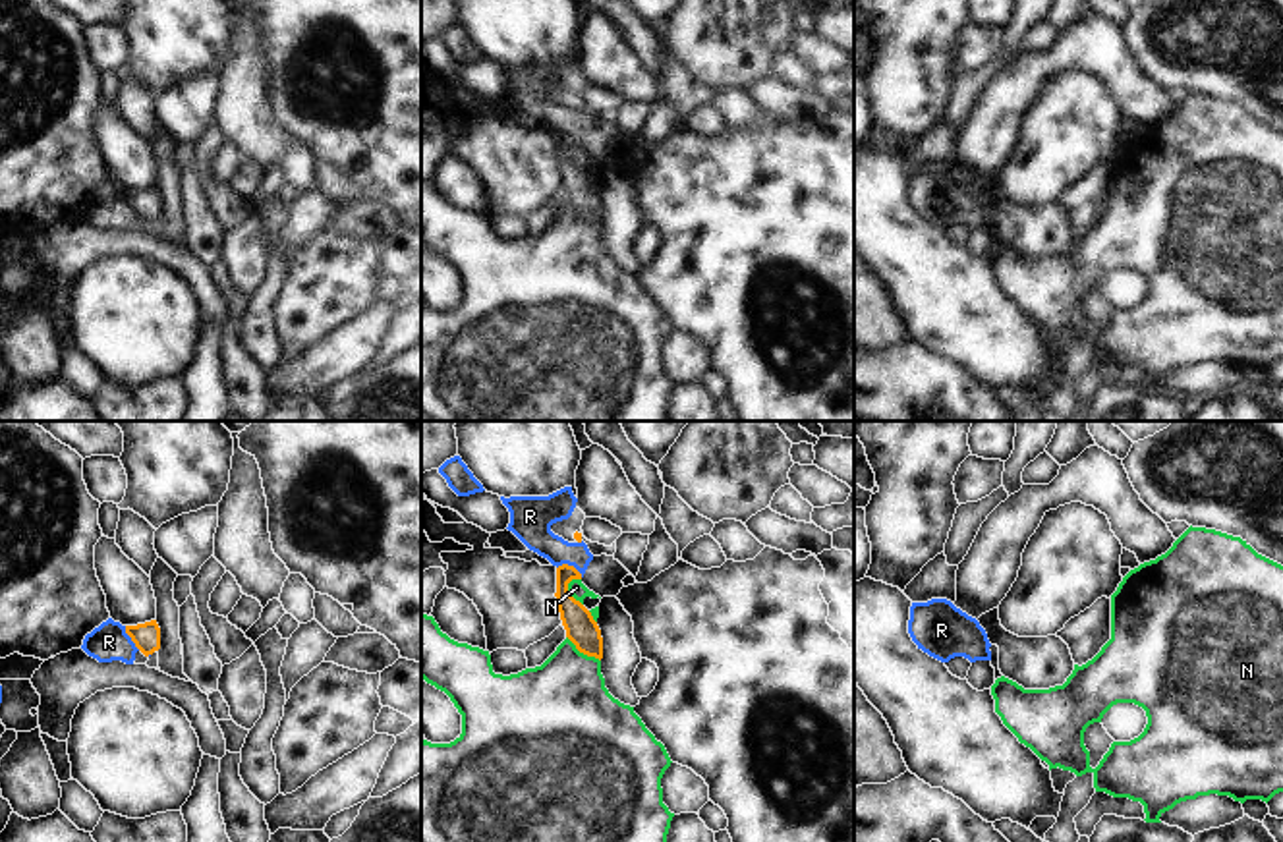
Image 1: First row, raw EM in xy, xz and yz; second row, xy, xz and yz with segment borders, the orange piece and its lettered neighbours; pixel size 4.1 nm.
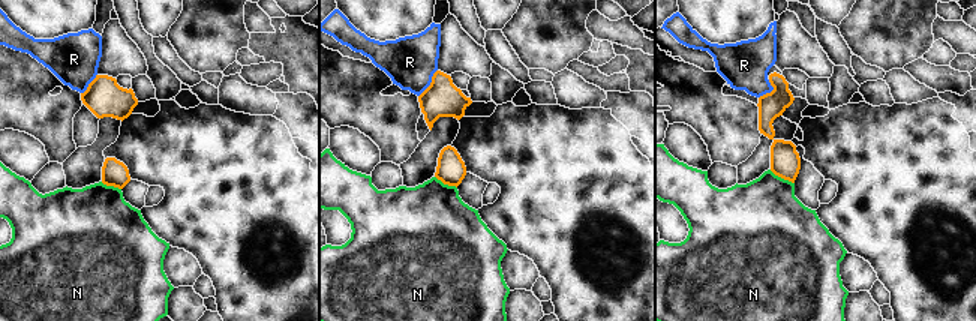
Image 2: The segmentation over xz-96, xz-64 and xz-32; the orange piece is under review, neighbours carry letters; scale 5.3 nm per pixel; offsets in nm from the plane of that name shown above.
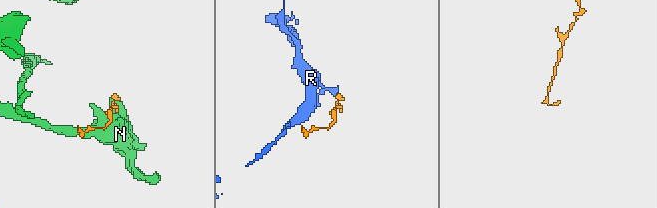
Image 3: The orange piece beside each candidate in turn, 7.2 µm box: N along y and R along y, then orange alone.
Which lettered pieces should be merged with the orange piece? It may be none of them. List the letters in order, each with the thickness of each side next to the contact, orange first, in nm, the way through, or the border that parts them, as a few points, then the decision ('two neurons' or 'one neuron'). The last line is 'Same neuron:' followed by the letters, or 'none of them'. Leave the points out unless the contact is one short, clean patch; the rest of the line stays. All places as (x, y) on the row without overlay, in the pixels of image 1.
N: calibres 140 and 70 nm; border xz (572, 145), (569, 159), (582, 172); two neurons
R: calibres 130 and 170 nm; border xz (557, 134), (570, 132), (582, 143); two neurons
Same neuron: none of them

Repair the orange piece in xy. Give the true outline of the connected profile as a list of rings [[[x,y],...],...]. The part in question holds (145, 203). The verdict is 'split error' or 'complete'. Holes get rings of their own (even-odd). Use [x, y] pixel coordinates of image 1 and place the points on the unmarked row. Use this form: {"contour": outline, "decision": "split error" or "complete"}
{"contour": [[[157,187],[126,193],[126,201],[145,224],[160,216],[160,195]]], "decision": "complete"}

